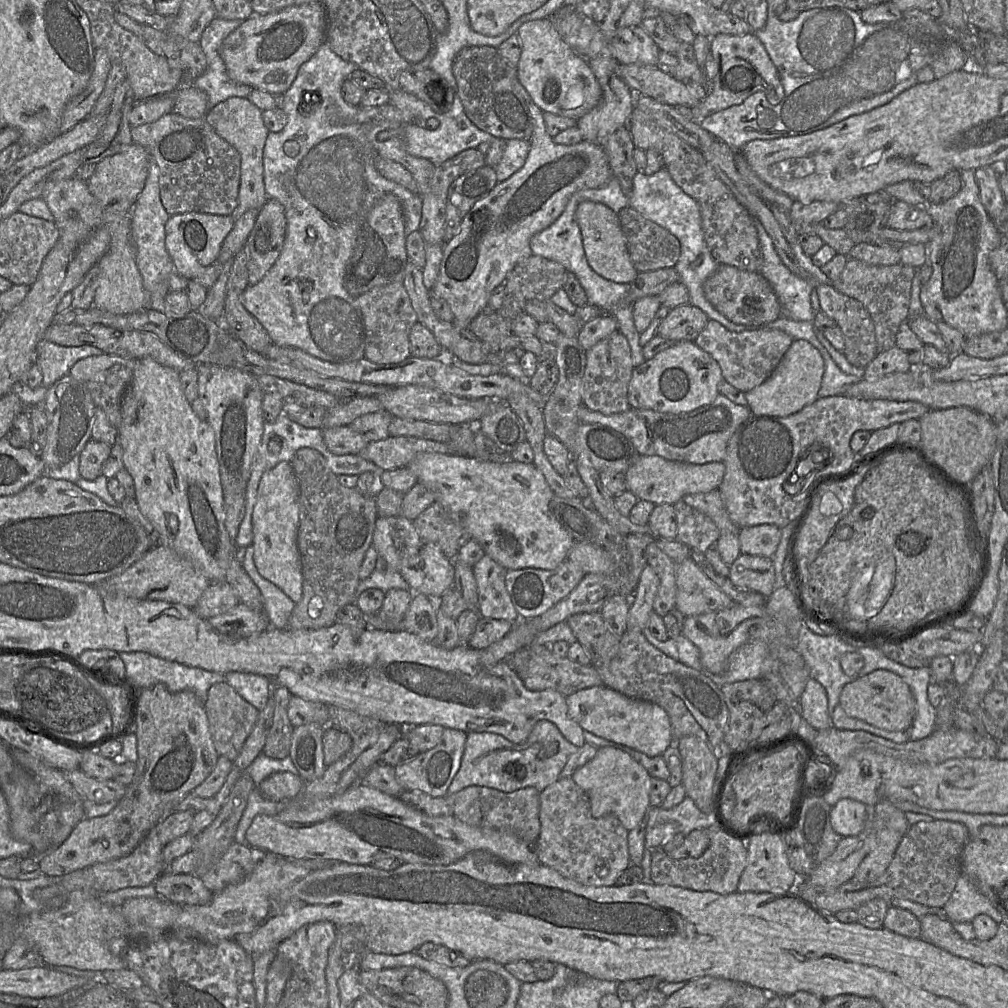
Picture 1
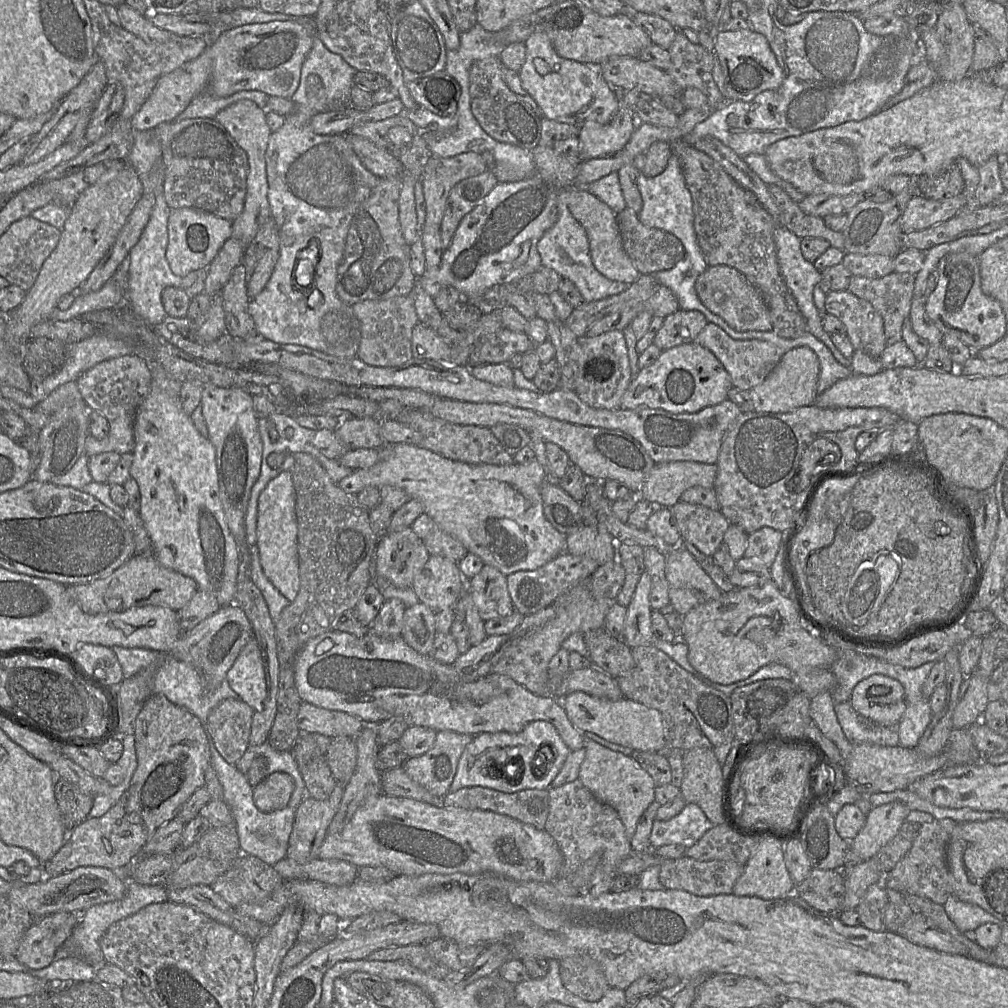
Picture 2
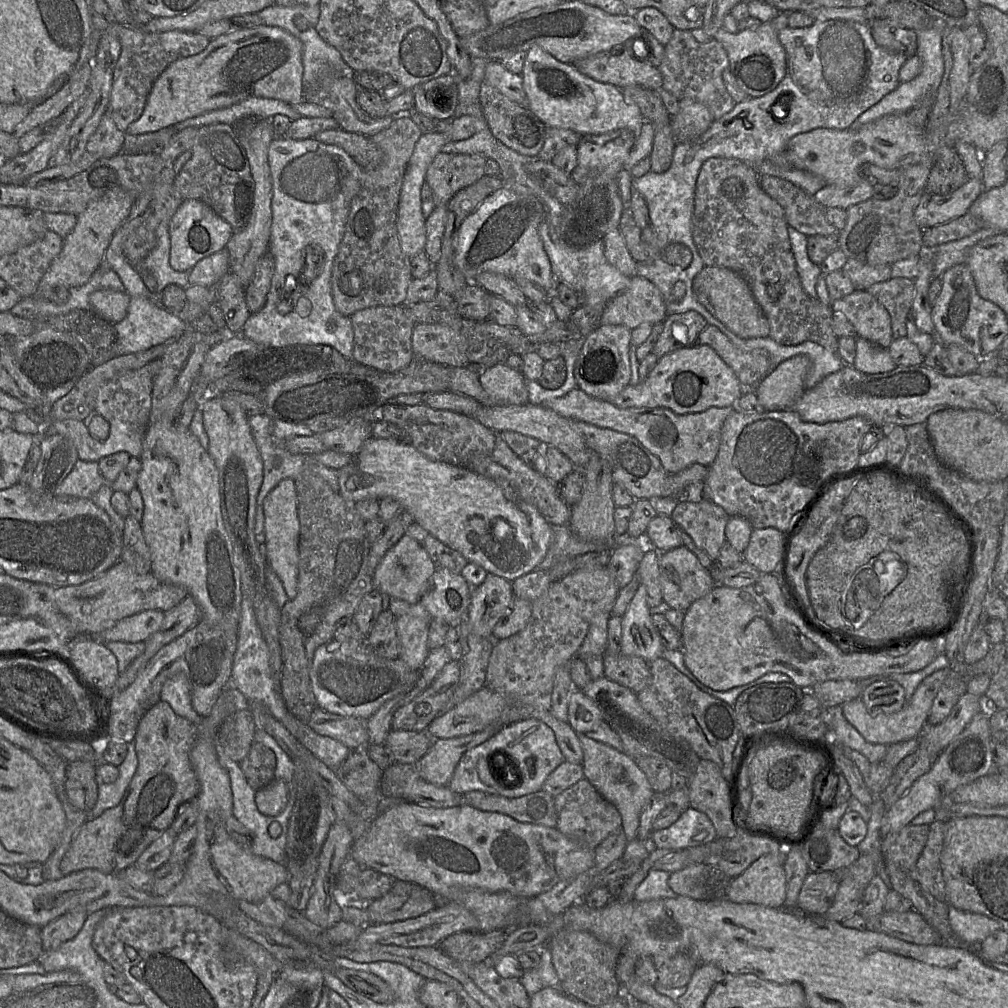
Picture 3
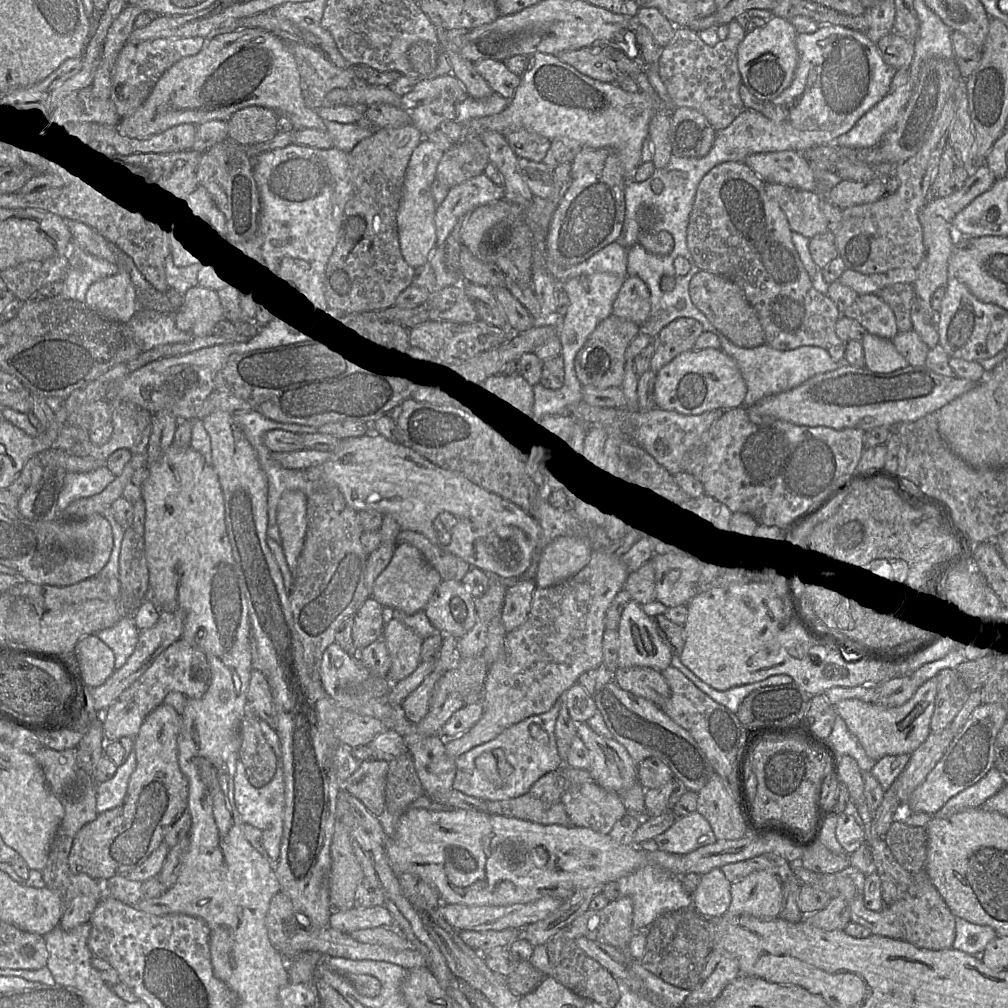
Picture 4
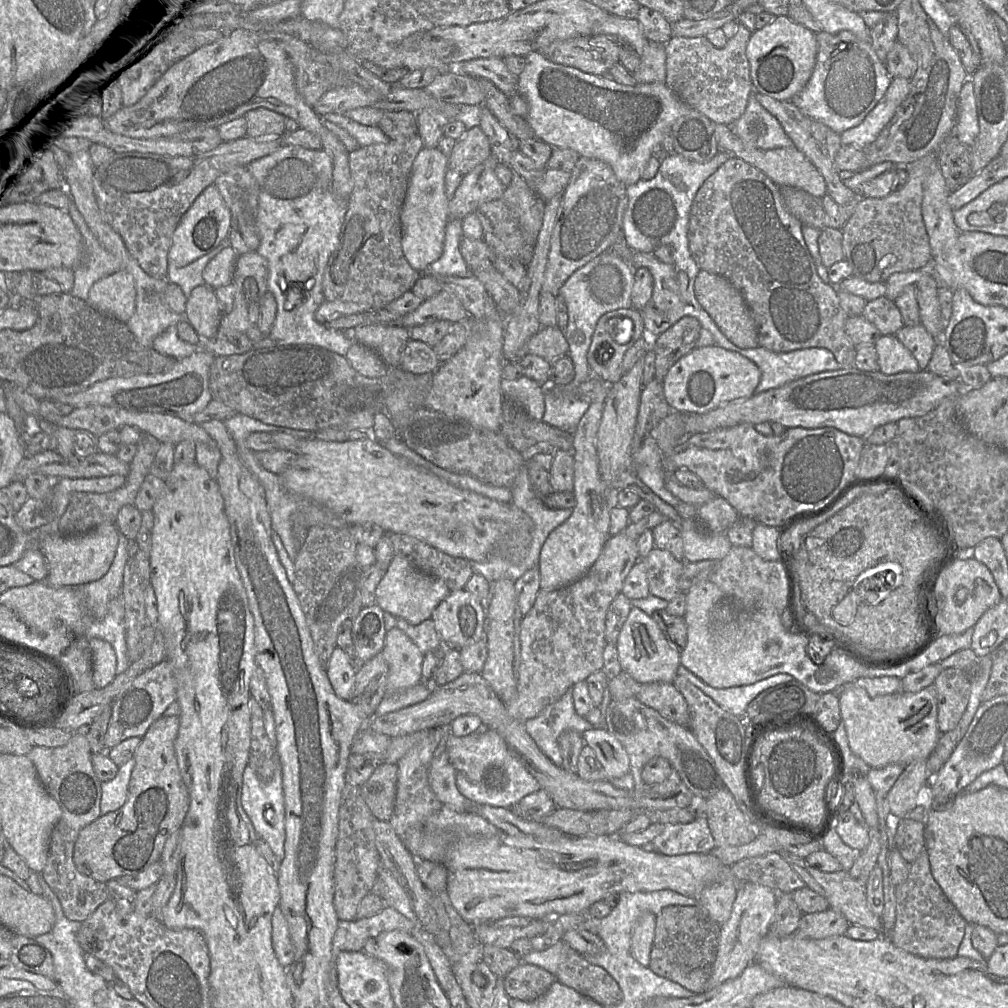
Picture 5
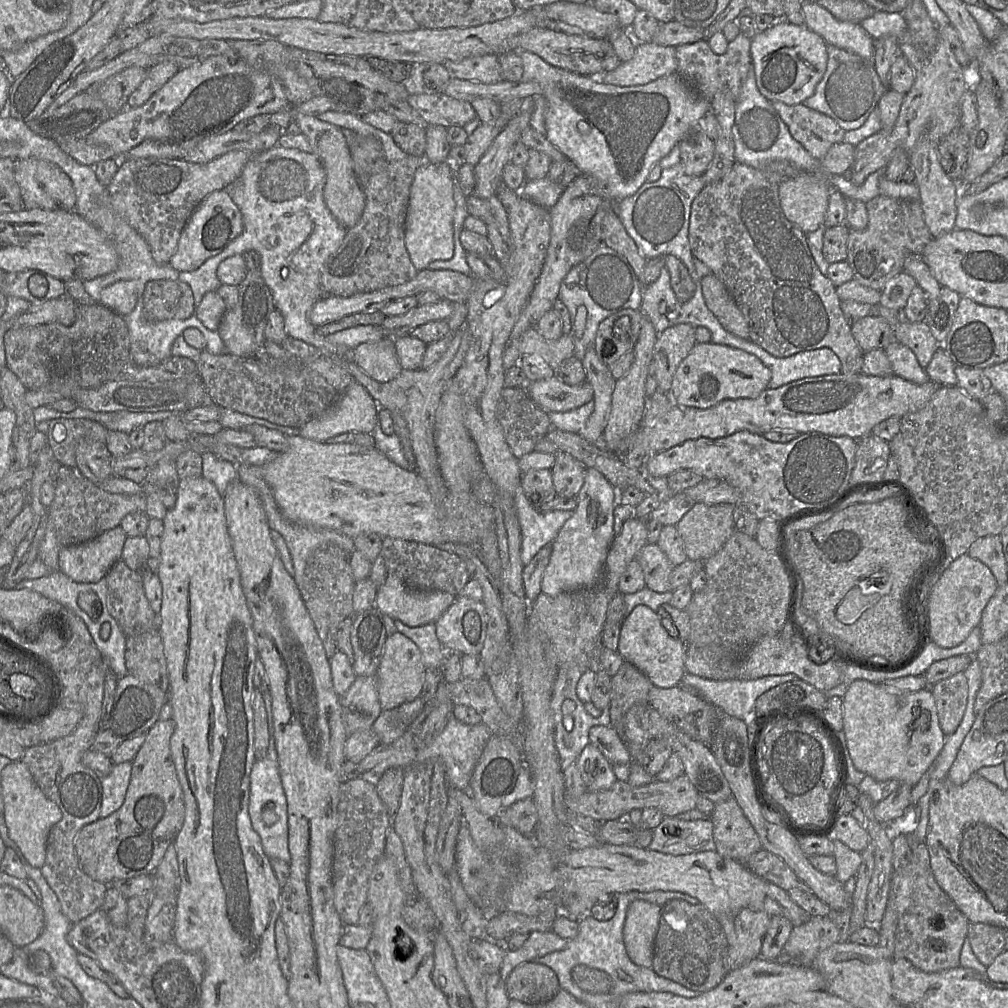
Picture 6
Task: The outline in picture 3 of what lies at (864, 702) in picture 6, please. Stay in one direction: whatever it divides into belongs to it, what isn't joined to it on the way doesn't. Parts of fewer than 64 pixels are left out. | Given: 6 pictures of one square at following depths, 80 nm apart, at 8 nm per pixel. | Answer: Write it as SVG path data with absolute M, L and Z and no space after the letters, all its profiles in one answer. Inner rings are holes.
M940 669L927 676L916 688L912 697L906 701L905 706L895 713L873 713L869 711L860 698L849 700L841 705L846 720L872 744L890 746L899 742L919 737L927 725L927 719L933 700L945 680L947 669Z

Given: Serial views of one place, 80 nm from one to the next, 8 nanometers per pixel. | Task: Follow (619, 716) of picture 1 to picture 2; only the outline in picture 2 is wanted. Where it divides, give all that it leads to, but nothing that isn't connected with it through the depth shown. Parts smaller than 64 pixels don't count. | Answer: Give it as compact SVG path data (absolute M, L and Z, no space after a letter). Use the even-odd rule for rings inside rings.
M584 692L571 693L561 701L568 719L582 733L594 733L609 742L635 751L663 753L668 750L662 715L656 709L625 697L612 701Z

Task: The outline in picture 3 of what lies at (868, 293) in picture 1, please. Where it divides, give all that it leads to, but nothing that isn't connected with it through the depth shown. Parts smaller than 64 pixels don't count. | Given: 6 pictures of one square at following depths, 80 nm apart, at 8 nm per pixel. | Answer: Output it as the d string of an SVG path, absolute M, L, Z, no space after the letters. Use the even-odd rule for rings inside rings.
M902 277L890 278L871 285L866 291L888 311L893 339L905 337L907 317L915 295L914 280Z

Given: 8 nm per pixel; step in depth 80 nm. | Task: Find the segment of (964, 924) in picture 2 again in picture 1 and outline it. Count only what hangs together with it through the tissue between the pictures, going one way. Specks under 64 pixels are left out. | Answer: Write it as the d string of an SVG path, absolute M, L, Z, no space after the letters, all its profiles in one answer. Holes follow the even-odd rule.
M960 874L942 909L939 909L951 922L972 922L978 914L990 916L997 924L1002 921L998 910L989 899L980 893L965 874Z

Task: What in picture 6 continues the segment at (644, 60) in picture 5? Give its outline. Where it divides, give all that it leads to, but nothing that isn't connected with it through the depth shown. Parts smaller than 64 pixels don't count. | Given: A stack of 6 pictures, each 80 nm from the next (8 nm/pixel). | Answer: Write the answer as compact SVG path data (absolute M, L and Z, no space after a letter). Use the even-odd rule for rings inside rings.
M637 43L634 56L614 70L603 72L599 80L615 86L645 85L660 77L675 73L677 61L674 46Z

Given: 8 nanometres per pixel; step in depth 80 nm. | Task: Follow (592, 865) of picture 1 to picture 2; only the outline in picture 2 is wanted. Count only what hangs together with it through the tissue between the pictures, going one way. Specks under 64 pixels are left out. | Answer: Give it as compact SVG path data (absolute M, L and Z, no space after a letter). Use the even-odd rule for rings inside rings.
M578 779L560 787L550 787L548 792L549 814L544 830L553 837L563 855L559 878L573 874L588 859L599 855L599 864L582 887L581 895L598 897L609 892L619 864L632 852L630 839L618 812L599 801Z

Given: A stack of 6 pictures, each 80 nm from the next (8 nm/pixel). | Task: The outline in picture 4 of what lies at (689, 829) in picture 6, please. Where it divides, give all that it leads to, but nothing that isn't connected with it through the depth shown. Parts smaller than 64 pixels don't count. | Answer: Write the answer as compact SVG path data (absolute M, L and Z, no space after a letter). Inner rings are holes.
M697 811L677 817L672 826L654 838L661 851L685 855L716 842L709 822Z

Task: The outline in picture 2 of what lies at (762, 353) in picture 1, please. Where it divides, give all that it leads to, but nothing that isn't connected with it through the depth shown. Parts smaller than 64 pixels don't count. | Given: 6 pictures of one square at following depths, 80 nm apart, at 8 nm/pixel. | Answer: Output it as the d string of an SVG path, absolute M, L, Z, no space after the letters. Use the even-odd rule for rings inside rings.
M710 322L693 342L707 348L717 357L729 373L734 387L748 391L762 383L786 353L767 341L757 339L735 340L719 326Z

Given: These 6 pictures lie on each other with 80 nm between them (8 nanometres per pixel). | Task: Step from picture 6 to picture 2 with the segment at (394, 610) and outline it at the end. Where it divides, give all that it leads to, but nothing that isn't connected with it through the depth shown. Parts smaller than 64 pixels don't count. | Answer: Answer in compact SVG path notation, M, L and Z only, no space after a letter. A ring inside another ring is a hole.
M411 527L382 534L375 549L376 578L399 588L412 588L414 577L423 569L430 554Z

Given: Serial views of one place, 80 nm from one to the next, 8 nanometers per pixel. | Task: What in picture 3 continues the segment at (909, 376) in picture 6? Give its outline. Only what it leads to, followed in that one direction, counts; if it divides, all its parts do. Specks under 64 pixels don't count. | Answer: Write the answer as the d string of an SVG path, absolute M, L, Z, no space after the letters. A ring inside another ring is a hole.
M856 338L856 357L852 367L866 374L877 374L889 372L897 366L888 349L864 338Z

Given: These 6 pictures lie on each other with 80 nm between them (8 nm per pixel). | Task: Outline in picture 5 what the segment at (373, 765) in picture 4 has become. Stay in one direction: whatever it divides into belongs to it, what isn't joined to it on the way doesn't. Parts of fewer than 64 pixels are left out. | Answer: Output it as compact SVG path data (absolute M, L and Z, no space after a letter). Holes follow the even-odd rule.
M378 763L370 778L360 786L363 799L373 816L389 822L397 791L397 764Z

